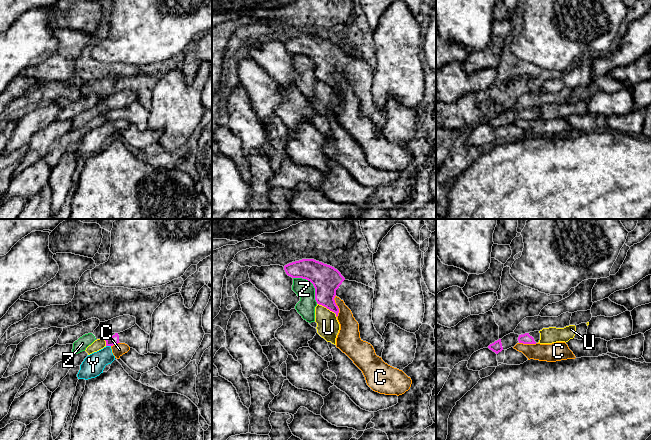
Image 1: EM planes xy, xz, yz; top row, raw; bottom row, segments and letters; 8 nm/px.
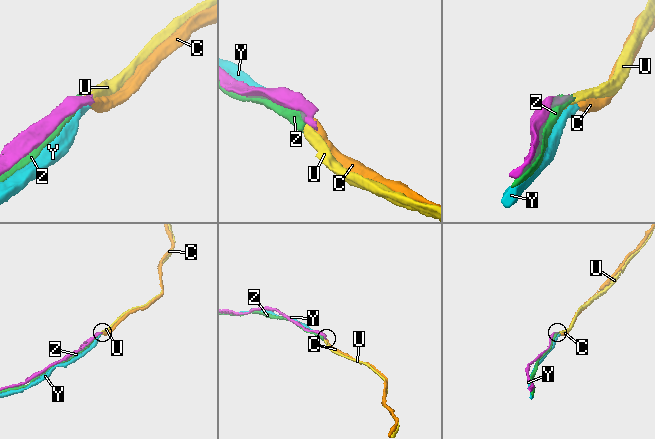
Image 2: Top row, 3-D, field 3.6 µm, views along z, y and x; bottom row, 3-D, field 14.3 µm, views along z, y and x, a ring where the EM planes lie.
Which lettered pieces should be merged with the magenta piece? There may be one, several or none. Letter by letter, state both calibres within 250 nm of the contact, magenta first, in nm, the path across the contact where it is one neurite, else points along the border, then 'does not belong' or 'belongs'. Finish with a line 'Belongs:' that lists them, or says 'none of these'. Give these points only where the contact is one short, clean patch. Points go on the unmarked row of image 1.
C: 220 nm thick on the magenta side, 170 nm on the other; border along xz (335, 71), (334, 78), (338, 84), (337, 92); does not belong
U: 220 nm thick on the magenta side, 180 nm on the other; border along xz (317, 79), (331, 86), (336, 93); does not belong
Y: 80 nm thick on the magenta side, 180 nm on the other; border along xy (106, 121), (110, 122); does not belong
Z: 220 nm thick on the magenta side, 150 nm on the other; does not belong
Belongs: none of these

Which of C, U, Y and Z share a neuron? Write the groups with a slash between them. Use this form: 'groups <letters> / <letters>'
groups C Y / U / Z

